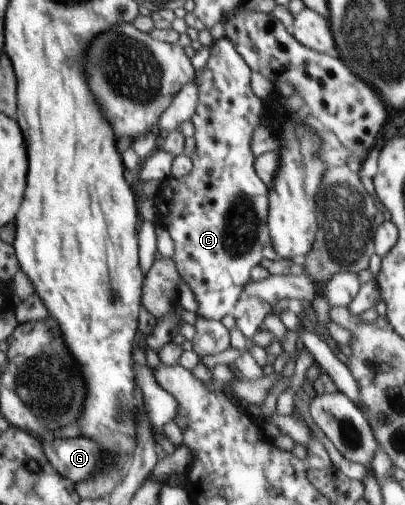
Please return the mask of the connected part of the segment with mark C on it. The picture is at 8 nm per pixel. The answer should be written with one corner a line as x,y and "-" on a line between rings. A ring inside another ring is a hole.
225,36
215,40
210,46
211,55
207,60
206,66
195,72
195,77
192,81
198,89
198,102
192,115
191,121
194,124
195,133
193,137
196,141
195,152
192,154
191,159
193,162
192,170
189,174
180,179
174,179
172,177
167,178
161,183
156,196
153,198
155,202
156,216
160,220
162,226
169,232
174,243
174,256
172,257
178,269
181,280
185,280
189,287
194,291
195,299
198,301
198,313
197,315
203,316
205,319
212,319
221,321
224,316
231,314
235,304
242,297
245,285
251,280
251,270
261,264
262,250
264,246
271,244
271,238
268,228
268,215
269,215
269,188
260,180
260,177
256,174
254,168
254,155
250,149
250,142
252,142
252,134
254,130
261,124
261,115
266,114
265,109
267,105
265,100
259,98
250,87
250,72
251,68
246,64
246,61
238,54
236,47
231,40
228,40

